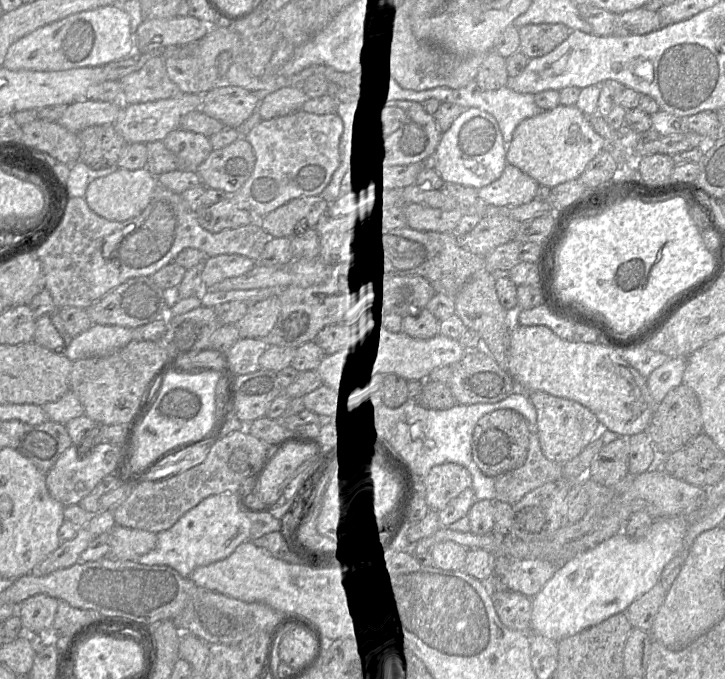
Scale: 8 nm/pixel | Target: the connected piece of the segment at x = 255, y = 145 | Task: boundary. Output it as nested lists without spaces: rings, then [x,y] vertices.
[[[299,109],[283,116],[262,119],[245,135],[255,154],[253,171],[243,186],[230,196],[238,207],[250,211],[255,219],[261,219],[294,198],[320,195],[339,166],[341,133],[342,120],[336,112],[313,114]]]

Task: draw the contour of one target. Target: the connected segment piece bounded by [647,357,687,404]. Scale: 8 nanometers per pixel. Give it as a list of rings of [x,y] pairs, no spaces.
[[[669,357],[647,377],[647,387],[656,404],[668,391],[683,383],[687,357]]]

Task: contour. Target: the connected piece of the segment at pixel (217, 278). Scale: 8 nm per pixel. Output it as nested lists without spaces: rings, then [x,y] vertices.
[[[223,254],[205,258],[202,271],[204,288],[211,287],[225,279],[241,276],[255,266],[255,261],[239,254]]]

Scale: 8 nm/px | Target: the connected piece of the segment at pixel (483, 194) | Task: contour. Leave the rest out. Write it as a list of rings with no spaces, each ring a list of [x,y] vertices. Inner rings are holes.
[[[507,163],[497,180],[477,191],[484,204],[520,206],[534,200],[539,186],[531,176]]]

